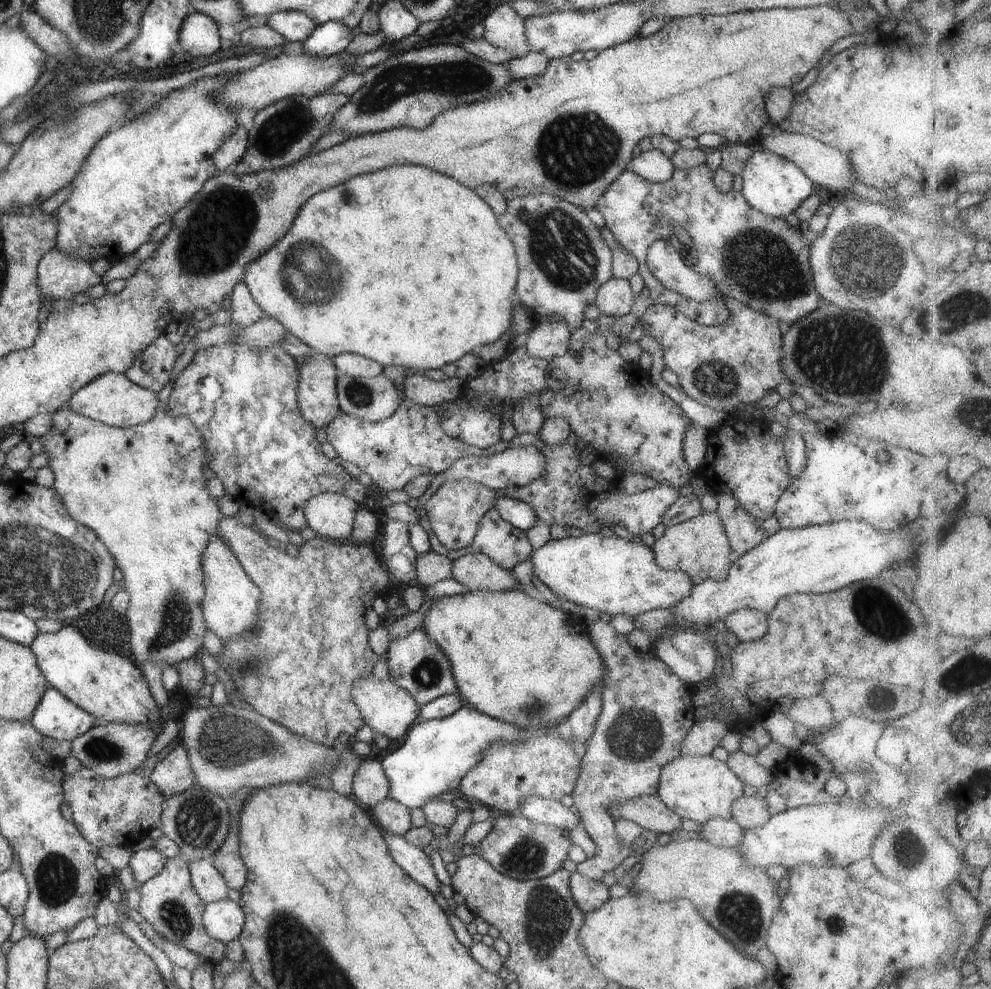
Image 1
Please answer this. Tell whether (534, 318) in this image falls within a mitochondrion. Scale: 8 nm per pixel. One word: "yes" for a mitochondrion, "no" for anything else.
no

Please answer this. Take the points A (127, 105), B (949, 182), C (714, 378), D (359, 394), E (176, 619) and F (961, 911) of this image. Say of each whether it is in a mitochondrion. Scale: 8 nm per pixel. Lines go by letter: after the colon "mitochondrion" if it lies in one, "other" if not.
A: other
B: other
C: mitochondrion
D: mitochondrion
E: mitochondrion
F: other

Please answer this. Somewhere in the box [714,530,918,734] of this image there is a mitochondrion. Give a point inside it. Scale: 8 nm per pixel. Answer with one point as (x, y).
(875, 610)

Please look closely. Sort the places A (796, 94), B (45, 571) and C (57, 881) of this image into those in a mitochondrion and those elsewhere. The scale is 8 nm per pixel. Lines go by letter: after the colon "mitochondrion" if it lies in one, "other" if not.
A: other
B: mitochondrion
C: mitochondrion

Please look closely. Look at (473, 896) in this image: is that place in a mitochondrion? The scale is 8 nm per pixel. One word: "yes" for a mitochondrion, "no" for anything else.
no

